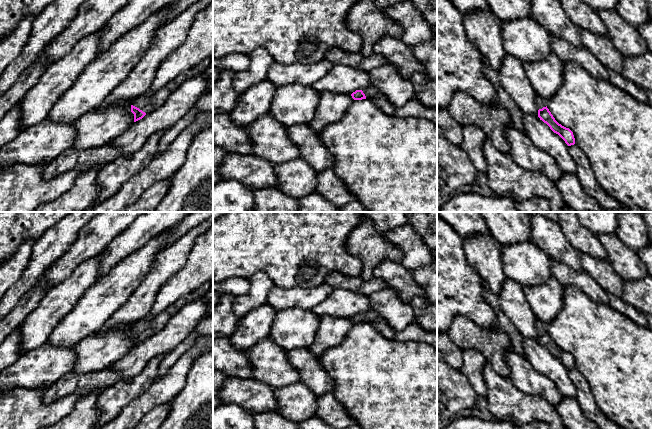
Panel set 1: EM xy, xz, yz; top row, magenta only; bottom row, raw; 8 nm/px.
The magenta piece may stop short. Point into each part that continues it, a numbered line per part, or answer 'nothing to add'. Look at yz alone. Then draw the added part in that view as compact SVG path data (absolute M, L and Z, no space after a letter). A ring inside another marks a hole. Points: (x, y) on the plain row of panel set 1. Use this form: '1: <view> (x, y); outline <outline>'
1: yz (540, 326); outline M536 318L535 326L537 329L537 333L542 333L543 331L547 330L547 325L545 325L543 322L541 322L539 319Z

